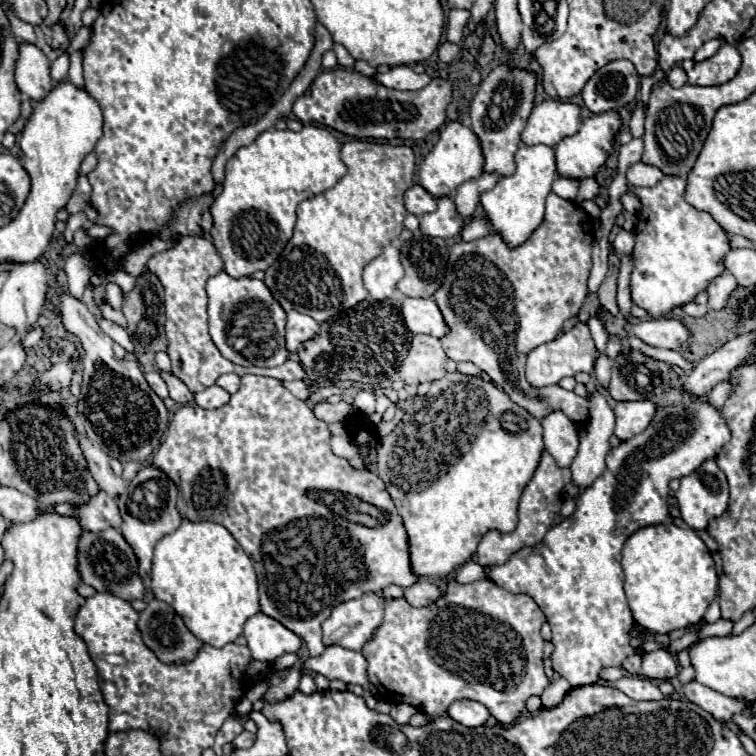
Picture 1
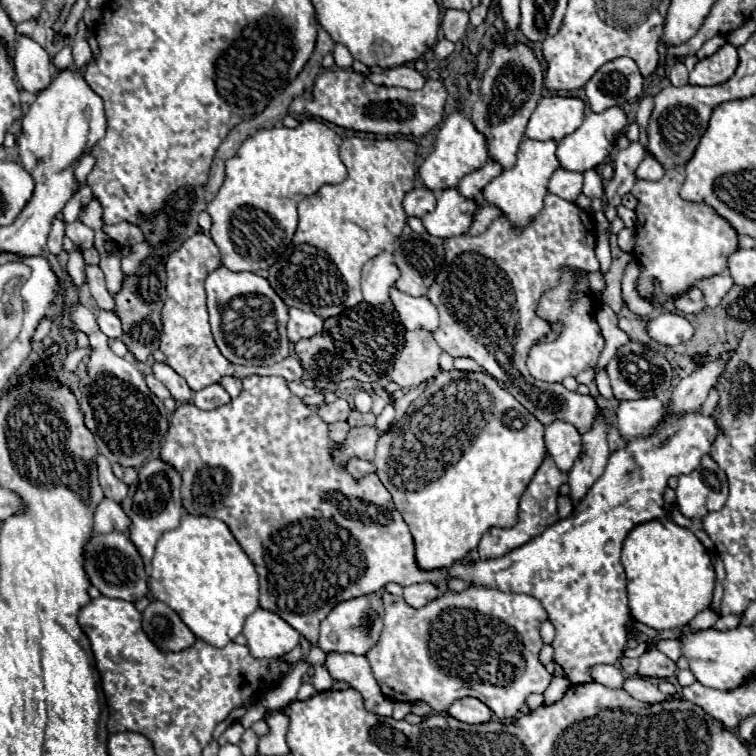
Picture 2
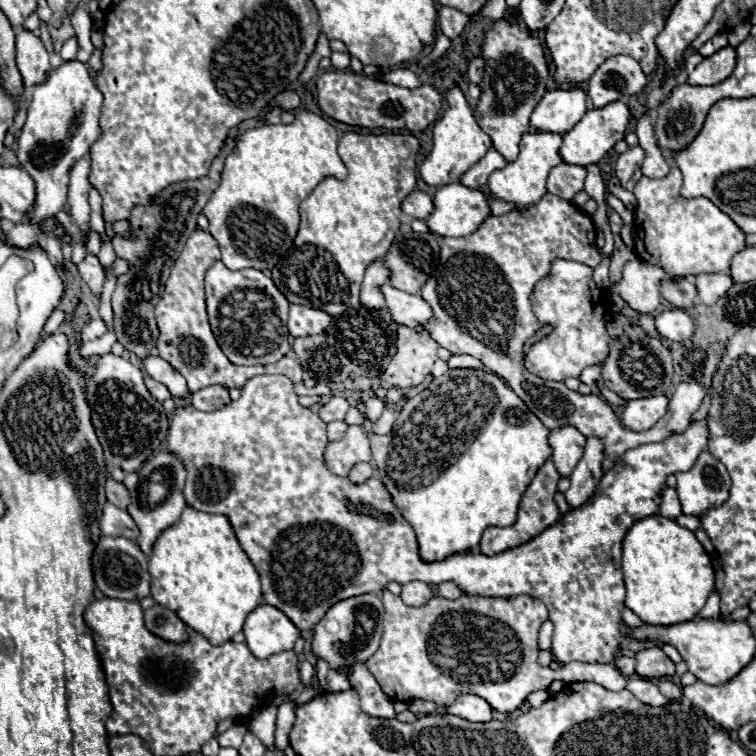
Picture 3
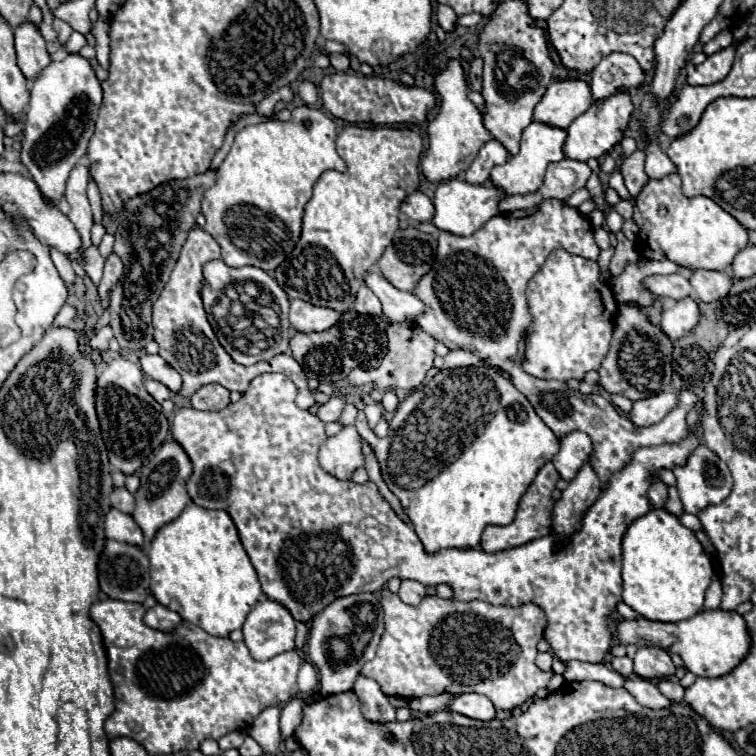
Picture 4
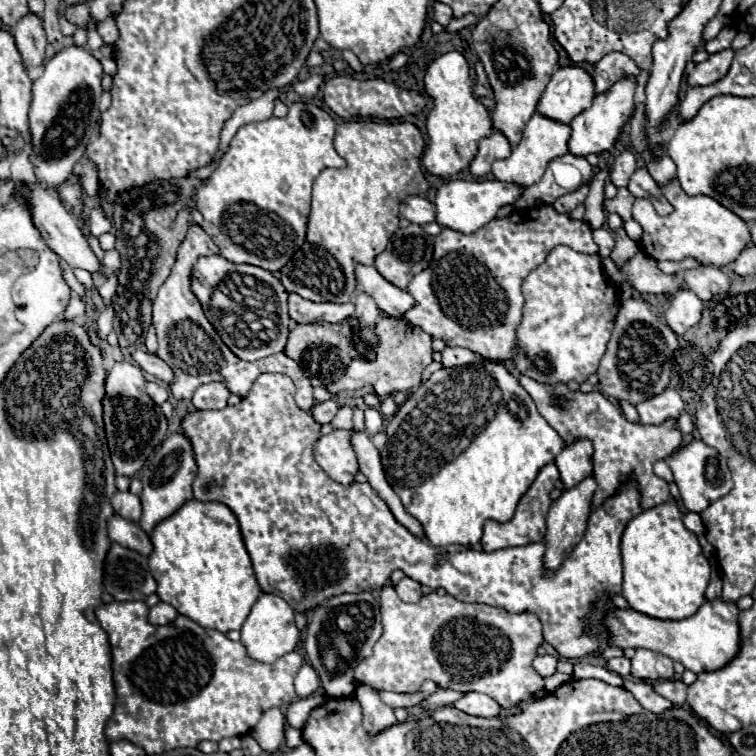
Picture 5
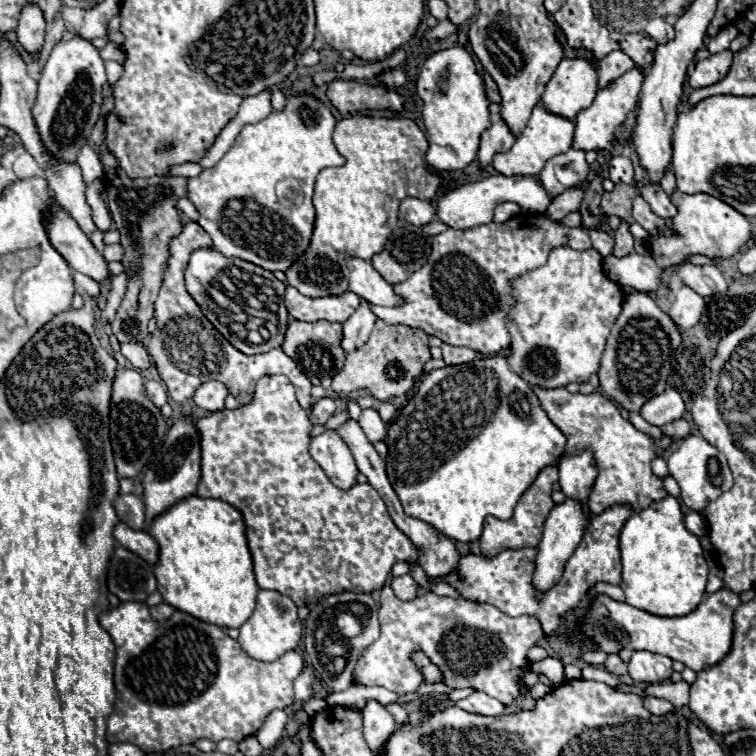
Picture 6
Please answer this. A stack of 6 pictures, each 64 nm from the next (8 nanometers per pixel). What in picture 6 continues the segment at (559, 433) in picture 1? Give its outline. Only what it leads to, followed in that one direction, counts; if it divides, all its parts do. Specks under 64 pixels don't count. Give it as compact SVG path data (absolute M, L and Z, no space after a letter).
M582 450L574 456L560 456L560 488L566 496L580 496L580 500L588 500L588 494L596 480L596 464L594 454L590 450Z

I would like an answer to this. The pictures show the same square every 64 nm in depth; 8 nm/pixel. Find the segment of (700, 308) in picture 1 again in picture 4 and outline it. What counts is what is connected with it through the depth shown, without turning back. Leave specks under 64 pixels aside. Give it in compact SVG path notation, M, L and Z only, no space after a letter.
M682 274L650 276L650 278L646 278L646 286L656 296L664 296L664 298L672 298L672 300L682 300L682 298L688 298L694 294L688 278L684 278Z

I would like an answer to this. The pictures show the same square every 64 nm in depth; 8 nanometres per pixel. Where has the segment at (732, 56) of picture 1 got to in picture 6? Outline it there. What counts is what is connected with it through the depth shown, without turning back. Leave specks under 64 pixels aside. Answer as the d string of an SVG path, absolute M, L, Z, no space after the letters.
M730 50L712 54L710 58L696 62L694 72L688 76L688 84L692 88L704 88L704 86L716 84L728 74L730 64L732 64L732 52Z

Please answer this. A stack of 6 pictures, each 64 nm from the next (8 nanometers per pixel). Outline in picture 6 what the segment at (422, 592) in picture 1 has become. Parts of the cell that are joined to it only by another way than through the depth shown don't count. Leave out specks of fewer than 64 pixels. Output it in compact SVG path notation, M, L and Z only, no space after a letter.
M410 574L400 576L400 578L392 578L392 584L390 584L390 586L392 586L394 594L396 594L400 600L414 600L414 598L418 596L418 588L420 588Z

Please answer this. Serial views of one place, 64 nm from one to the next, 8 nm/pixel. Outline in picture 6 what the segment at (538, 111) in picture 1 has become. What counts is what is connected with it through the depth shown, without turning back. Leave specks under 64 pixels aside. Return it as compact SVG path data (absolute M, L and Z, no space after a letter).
M564 58L546 84L540 102L550 114L574 120L580 110L592 104L596 92L598 84L594 66L588 60Z

